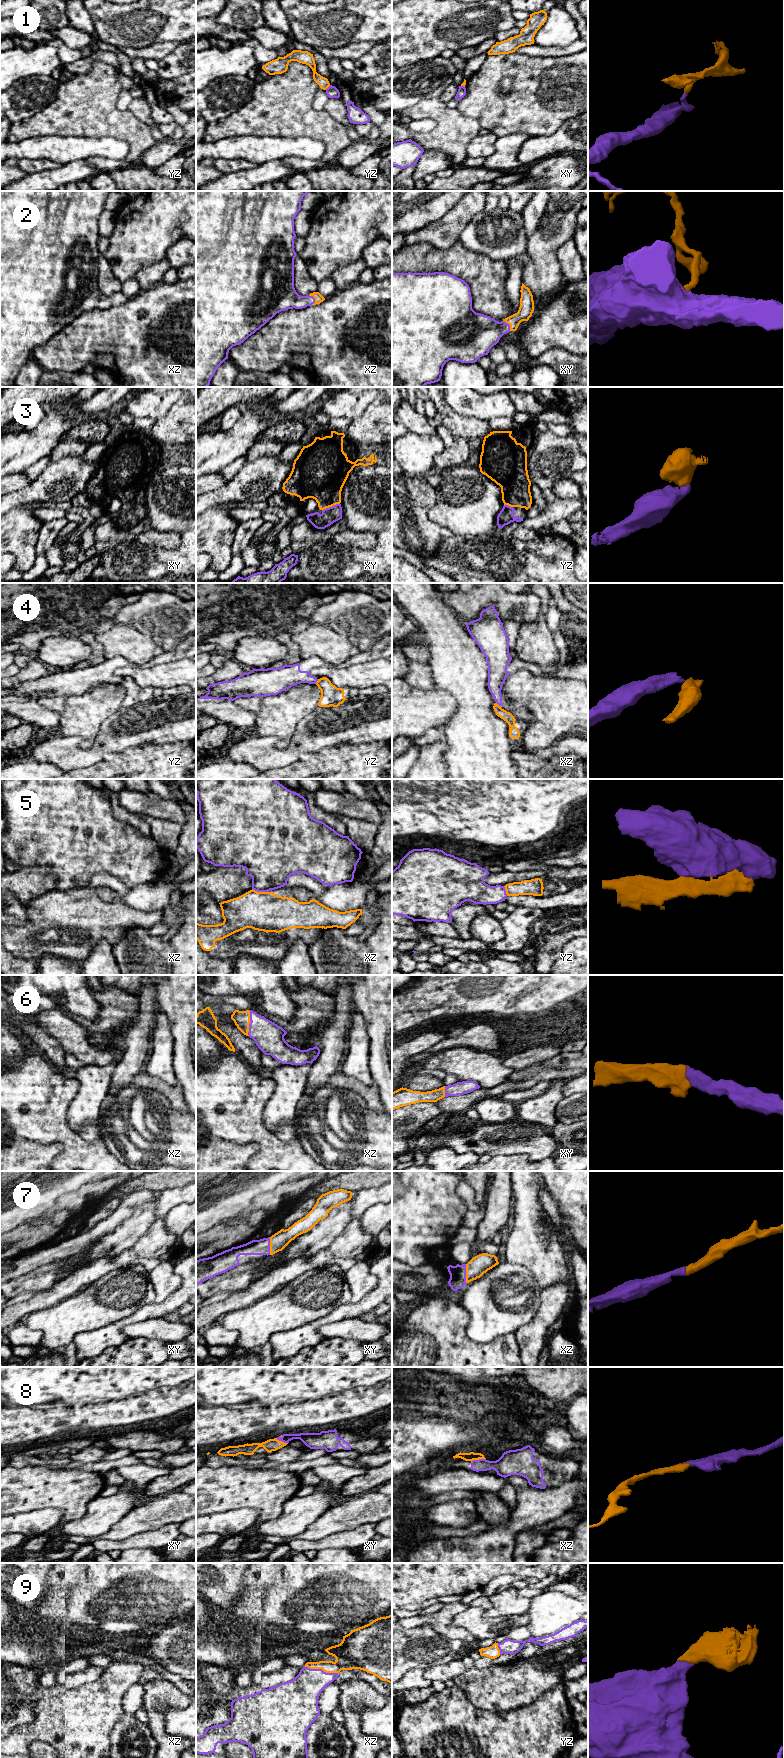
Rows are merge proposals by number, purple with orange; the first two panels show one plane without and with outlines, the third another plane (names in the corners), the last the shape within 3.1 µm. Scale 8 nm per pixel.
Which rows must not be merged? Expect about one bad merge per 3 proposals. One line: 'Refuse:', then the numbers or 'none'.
Refuse: 1, 4, 5

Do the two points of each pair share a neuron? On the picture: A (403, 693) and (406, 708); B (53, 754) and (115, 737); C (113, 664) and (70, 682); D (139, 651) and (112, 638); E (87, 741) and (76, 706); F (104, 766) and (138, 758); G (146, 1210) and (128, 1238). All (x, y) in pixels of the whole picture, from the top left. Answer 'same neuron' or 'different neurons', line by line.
A: same neuron
B: same neuron
C: same neuron
D: same neuron
E: same neuron
F: same neuron
G: same neuron

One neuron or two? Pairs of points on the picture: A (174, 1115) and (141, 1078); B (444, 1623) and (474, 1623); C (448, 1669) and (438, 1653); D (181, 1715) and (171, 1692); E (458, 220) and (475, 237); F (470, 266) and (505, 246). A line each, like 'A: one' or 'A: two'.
A: two
B: two
C: two
D: two
E: two
F: two

